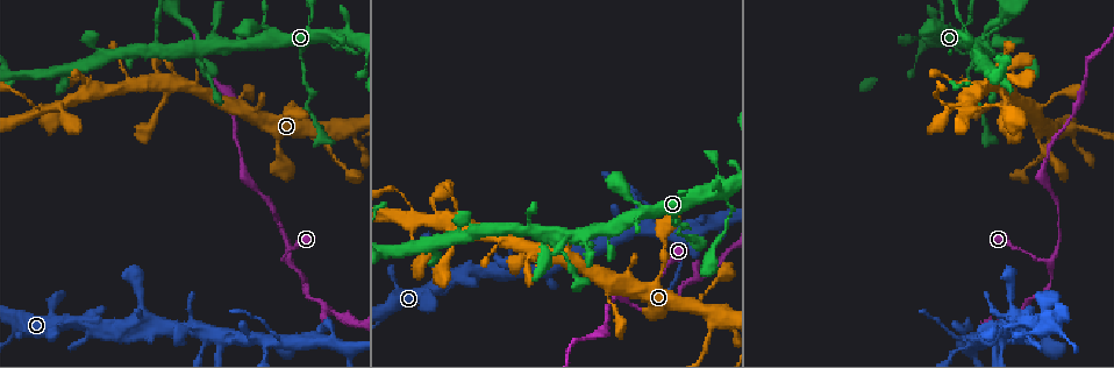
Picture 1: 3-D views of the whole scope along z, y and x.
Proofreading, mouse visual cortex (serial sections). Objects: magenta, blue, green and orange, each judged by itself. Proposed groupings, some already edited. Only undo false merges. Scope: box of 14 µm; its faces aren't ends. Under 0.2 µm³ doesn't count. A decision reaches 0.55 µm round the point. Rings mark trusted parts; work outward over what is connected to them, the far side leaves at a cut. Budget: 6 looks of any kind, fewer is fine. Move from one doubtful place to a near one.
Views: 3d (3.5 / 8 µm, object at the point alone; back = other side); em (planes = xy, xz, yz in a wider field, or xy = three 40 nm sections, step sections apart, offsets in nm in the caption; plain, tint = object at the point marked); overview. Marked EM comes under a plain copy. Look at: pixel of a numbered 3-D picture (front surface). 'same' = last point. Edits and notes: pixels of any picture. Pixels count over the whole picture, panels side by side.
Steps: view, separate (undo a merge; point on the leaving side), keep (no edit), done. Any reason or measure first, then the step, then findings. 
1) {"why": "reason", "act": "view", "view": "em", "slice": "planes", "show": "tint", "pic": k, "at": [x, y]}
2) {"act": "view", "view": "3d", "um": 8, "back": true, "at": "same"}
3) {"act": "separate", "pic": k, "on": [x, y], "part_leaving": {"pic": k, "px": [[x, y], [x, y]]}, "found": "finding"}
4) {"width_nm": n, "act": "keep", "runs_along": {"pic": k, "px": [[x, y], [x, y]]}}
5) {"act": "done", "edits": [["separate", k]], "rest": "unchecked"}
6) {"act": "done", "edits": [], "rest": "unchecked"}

{"why": "four arms meet", "act": "view", "view": "3d", "um": 3.5, "pic": 1, "at": [960, 110]}

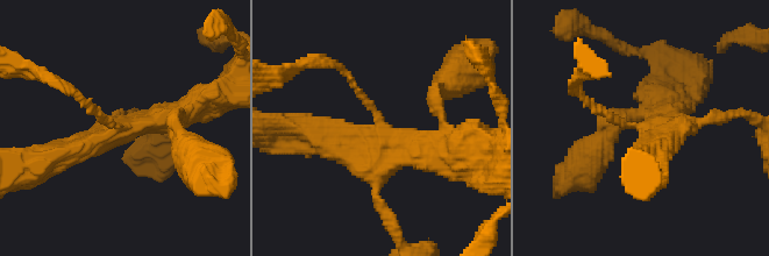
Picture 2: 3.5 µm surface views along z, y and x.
{"arms": 4, "arm_widths_nm": [100, 200, 350, 350], "act": "view", "view": "em", "slice": "xy", "step": 1, "show": "tint", "pic": 2, "at": [645, 128]}

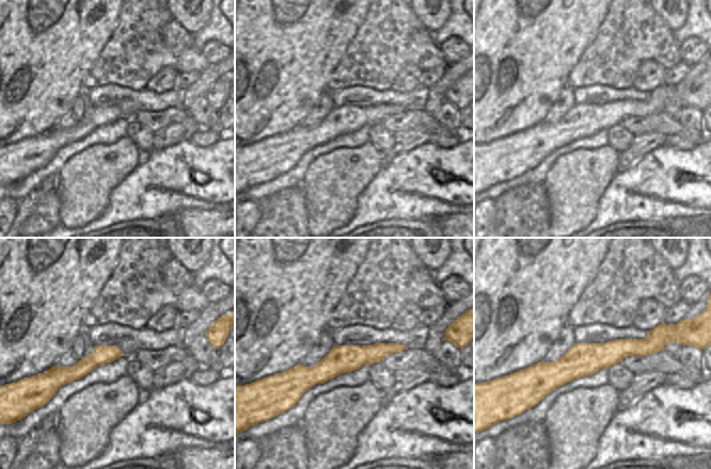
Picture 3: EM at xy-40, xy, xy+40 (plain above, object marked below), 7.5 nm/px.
{"act": "keep", "runs_along": {"pic": 2, "px": [[446, 153], [406, 153], [346, 76]]}, "found": "one cell here"}

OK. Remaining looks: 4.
{"why": "narrows sharply", "act": "view", "view": "3d", "um": 3.5, "pic": 1, "at": [672, 223]}

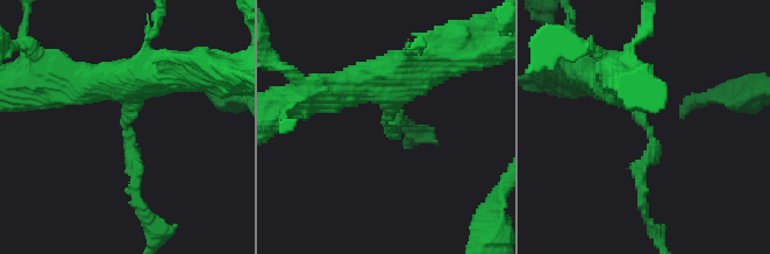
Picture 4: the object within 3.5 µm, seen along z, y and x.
{"act": "view", "view": "em", "slice": "planes", "show": "tint", "pic": 4, "at": [124, 140]}

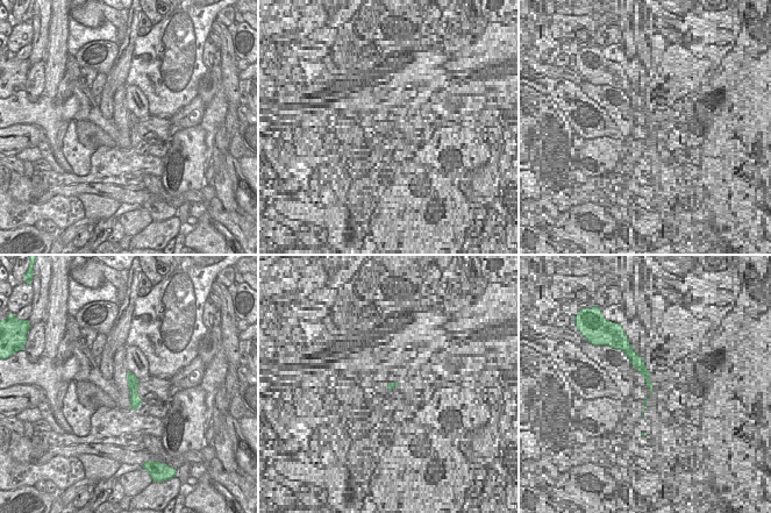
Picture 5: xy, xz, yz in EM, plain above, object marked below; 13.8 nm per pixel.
{"act": "separate", "pic": 4, "on": [135, 164], "part_leaving": {"pic": 4, "px": [[125, 127], [133, 195], [150, 227]]}, "found": "a second cell is stuck on"}

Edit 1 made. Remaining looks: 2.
{"why": "thin neck", "act": "view", "view": "3d", "um": 8, "pic": 1, "at": [288, 262]}

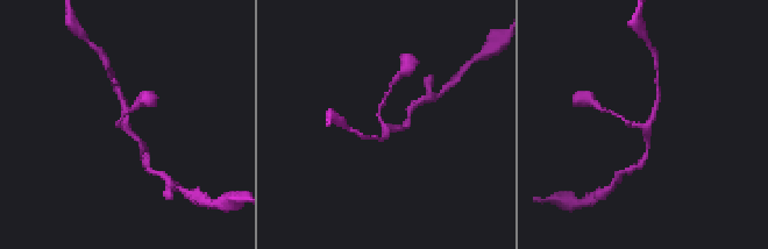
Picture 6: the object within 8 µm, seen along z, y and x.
{"act": "view", "view": "em", "slice": "xy", "step": 2, "show": "tint", "pic": 6, "at": [384, 128]}

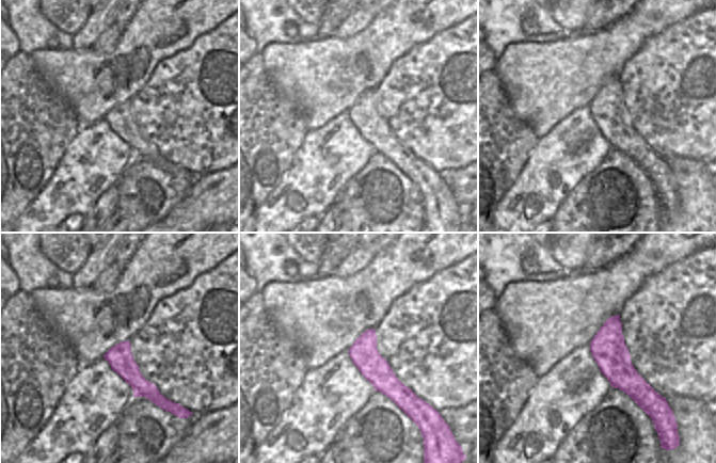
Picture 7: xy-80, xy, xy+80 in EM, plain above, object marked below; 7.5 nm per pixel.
{"act": "keep", "runs_along": {"pic": 6, "px": [[619, 115], [647, 127], [659, 98]]}, "found": "continuous, no second cell"}

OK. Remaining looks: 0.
{"act": "done", "edits": [["separate", 4]], "rest": "unchecked"}

